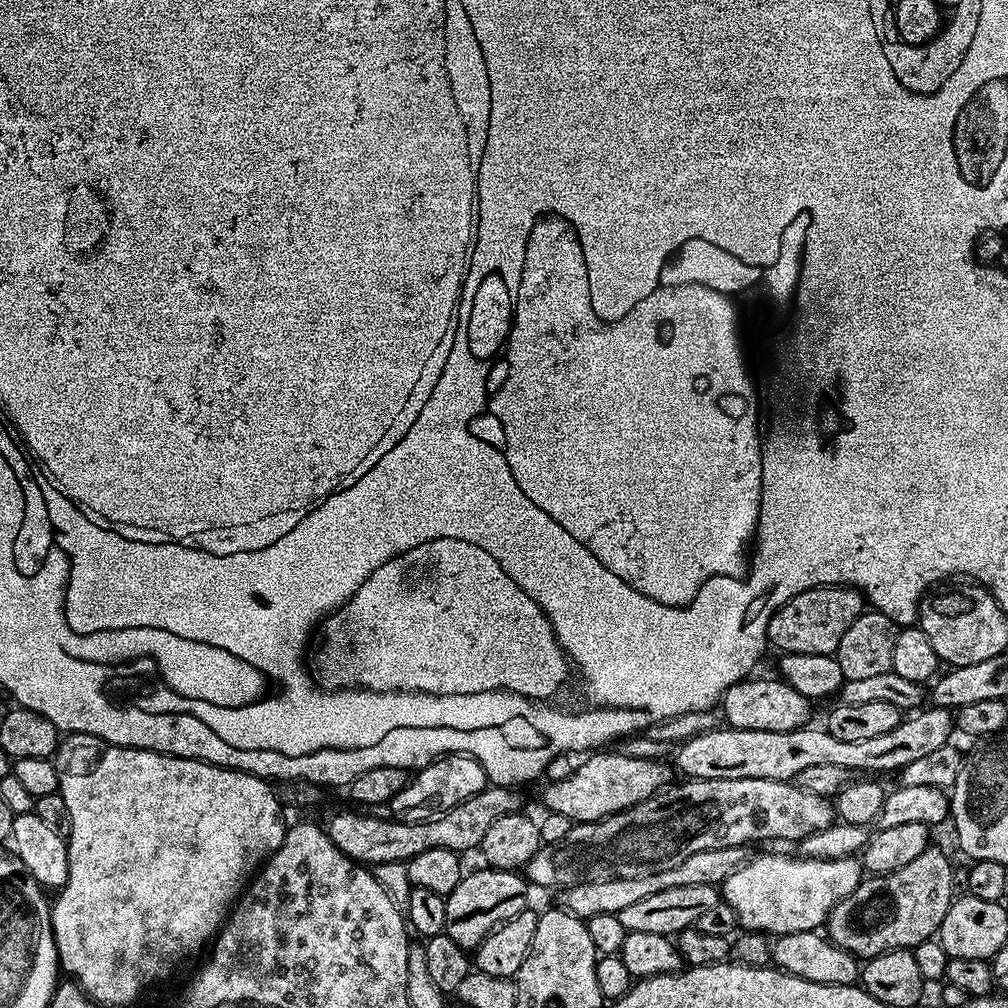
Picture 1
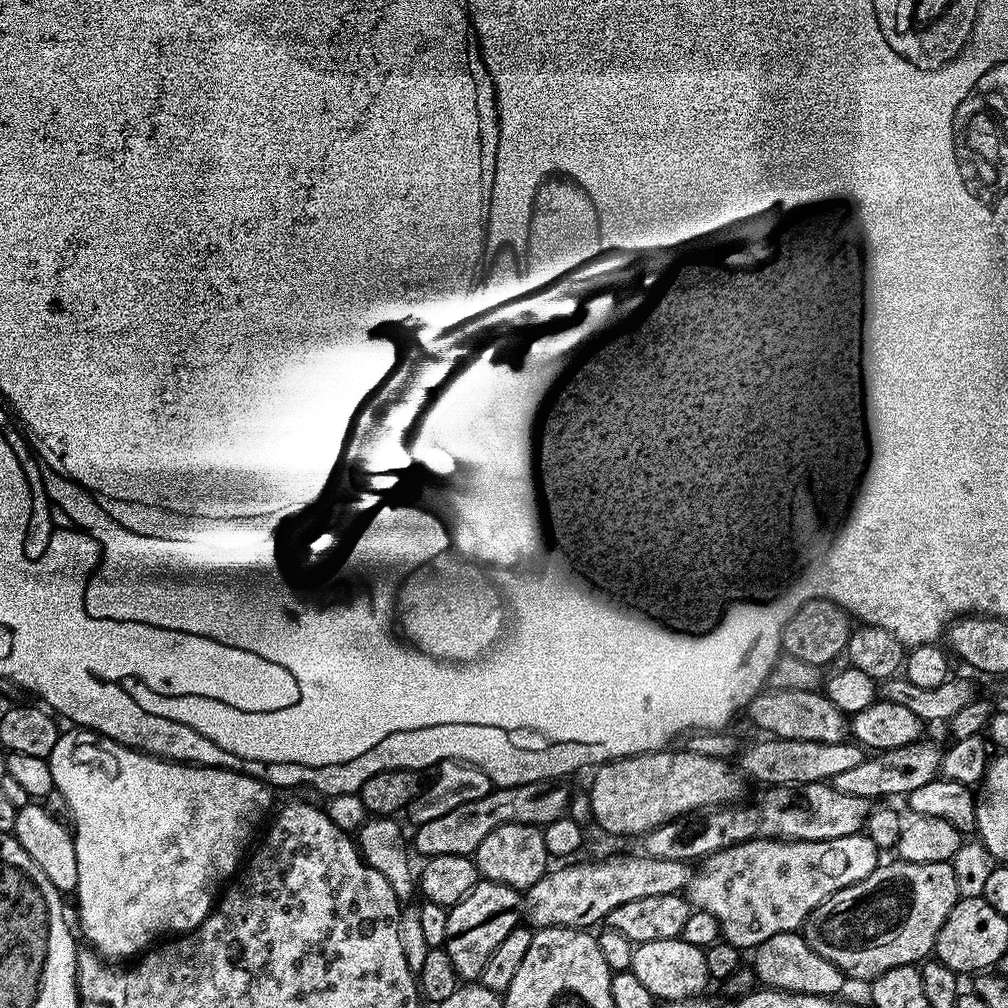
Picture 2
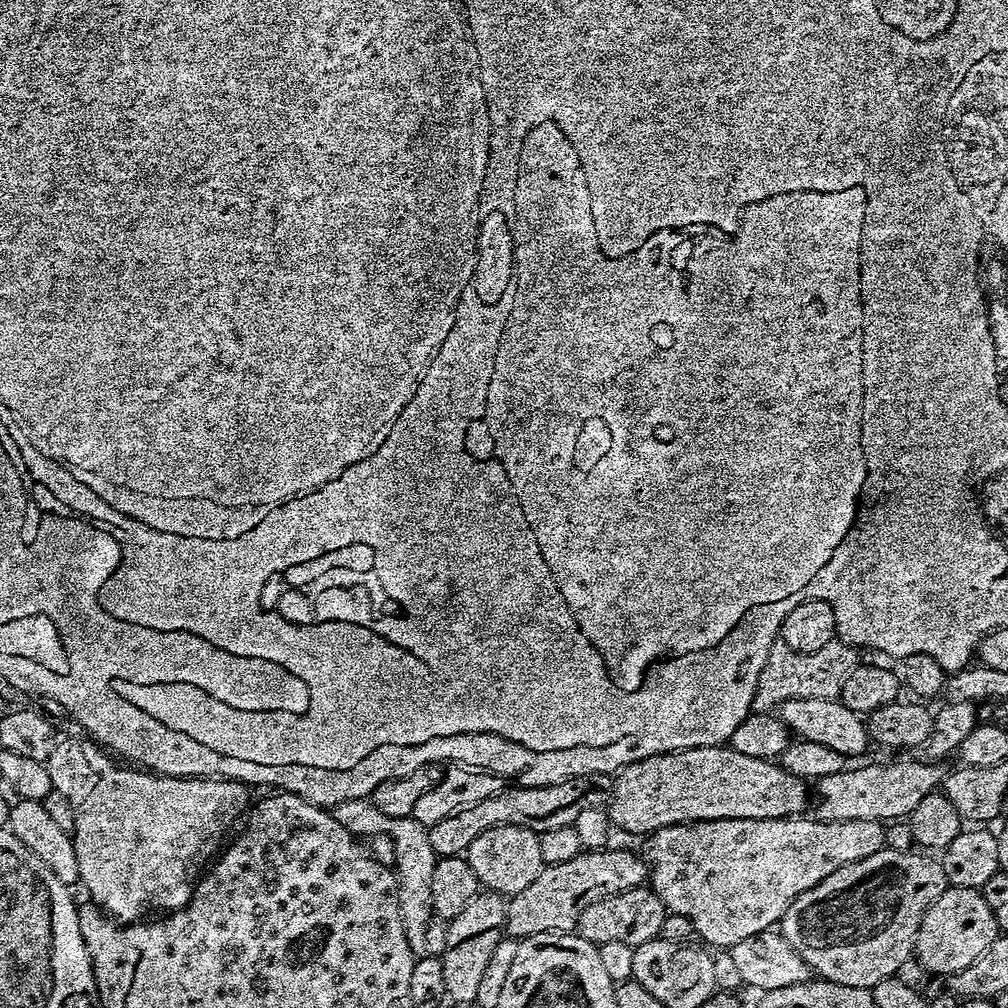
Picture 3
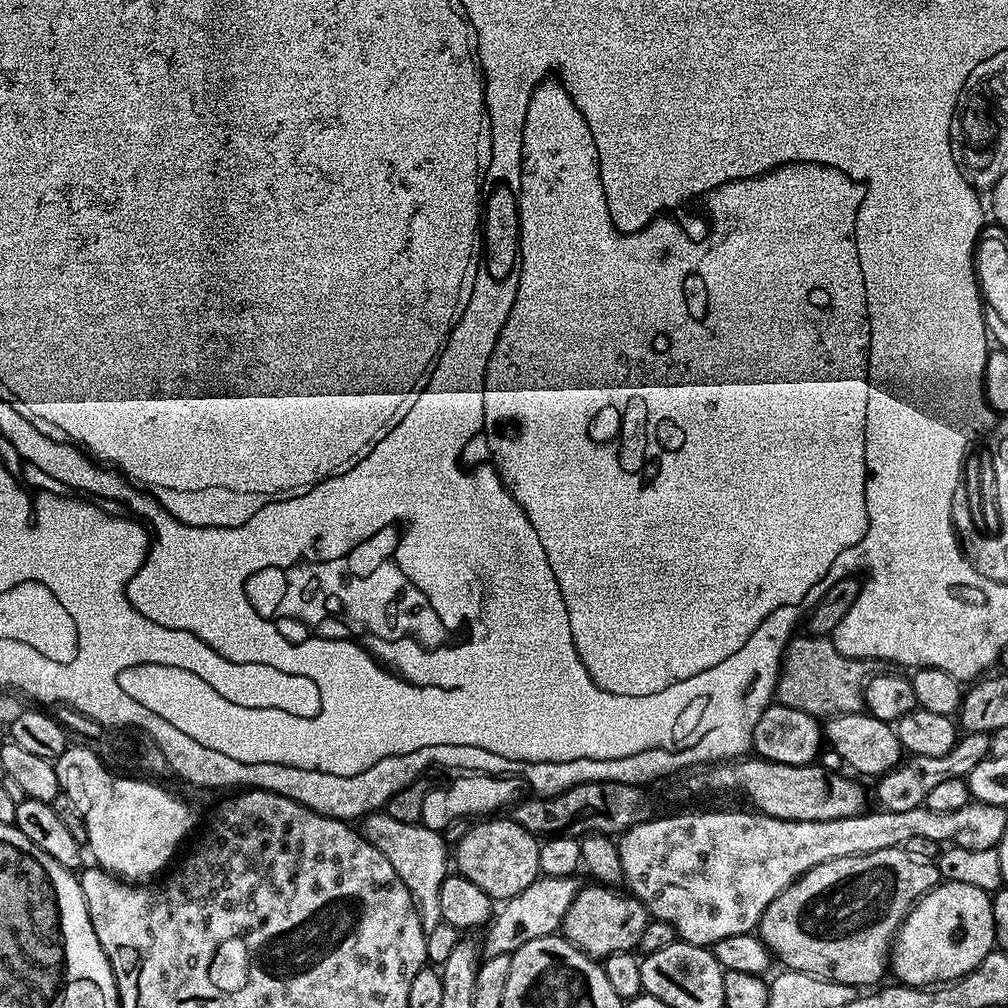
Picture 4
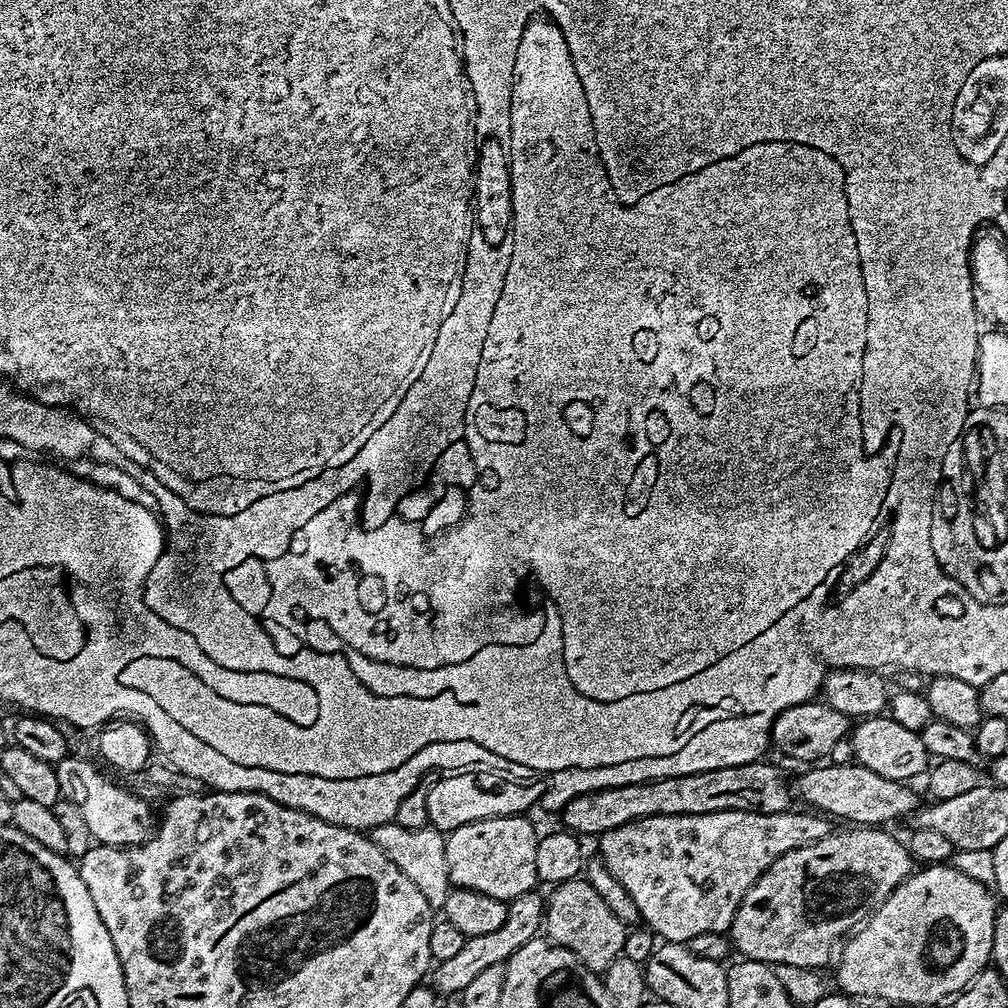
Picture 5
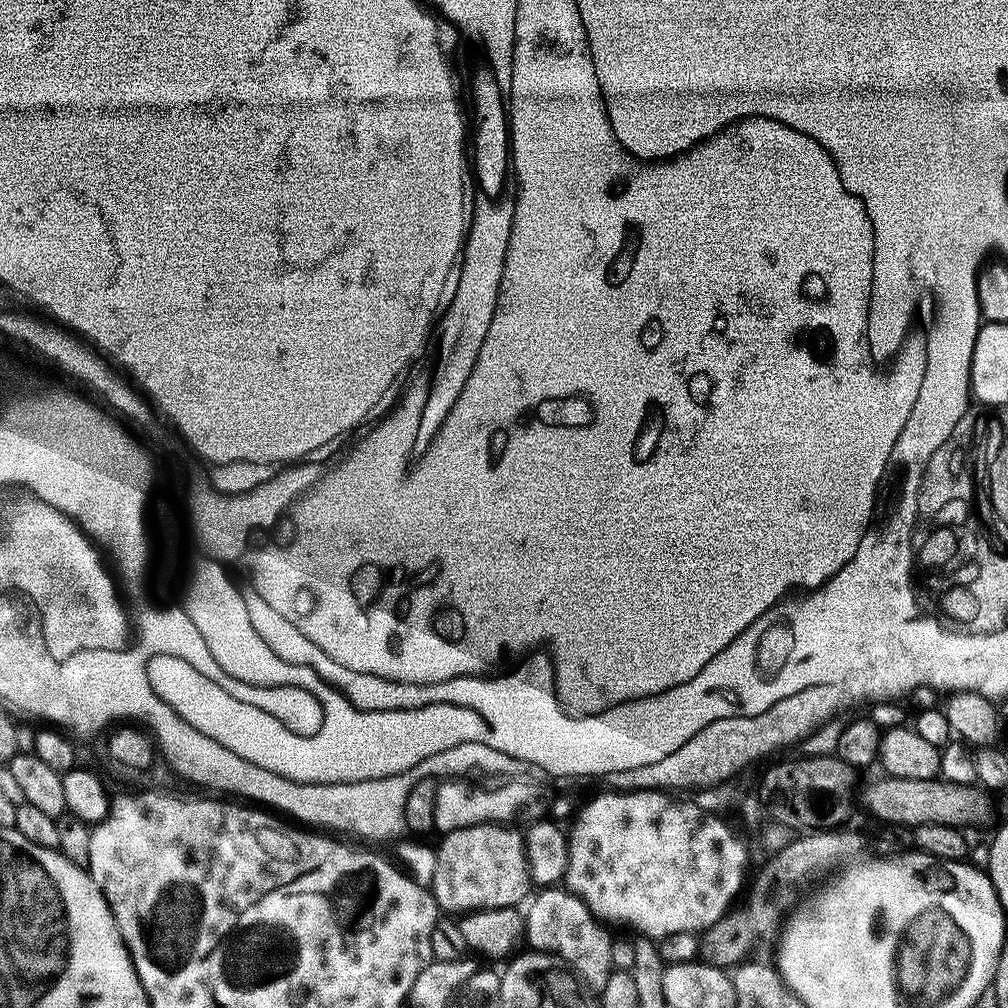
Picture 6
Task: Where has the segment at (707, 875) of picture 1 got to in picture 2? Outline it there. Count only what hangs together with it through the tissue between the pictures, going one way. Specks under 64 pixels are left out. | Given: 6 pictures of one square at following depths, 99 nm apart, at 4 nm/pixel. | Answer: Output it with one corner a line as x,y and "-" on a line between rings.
647,854
641,856
612,856
609,860
596,860
593,864
568,864
565,868
554,867
538,878
523,893
522,916
533,929
578,928
591,929
591,924
607,921
610,910
637,898
654,898
654,894
678,894
687,889
693,869
685,861
670,858
654,858

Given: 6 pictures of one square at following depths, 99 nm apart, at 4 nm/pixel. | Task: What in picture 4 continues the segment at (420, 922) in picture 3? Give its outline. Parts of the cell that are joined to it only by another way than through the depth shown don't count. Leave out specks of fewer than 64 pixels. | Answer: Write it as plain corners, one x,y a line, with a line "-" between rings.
384,810
369,813
361,819
360,824
362,824
360,832
364,839
387,858
394,867
395,873
411,891
411,896
417,903
424,932
427,934
430,930
434,930
434,927
442,922
441,907
438,906
438,890
441,889
441,884
449,871
443,835
421,823
399,822

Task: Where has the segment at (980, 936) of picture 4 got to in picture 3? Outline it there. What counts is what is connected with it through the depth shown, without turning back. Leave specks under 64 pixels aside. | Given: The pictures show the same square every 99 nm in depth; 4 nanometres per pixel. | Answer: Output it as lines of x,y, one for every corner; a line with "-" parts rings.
949,886
930,906
916,935
915,959
928,972
947,978
956,972
966,970
995,942
998,929
990,906
977,889

